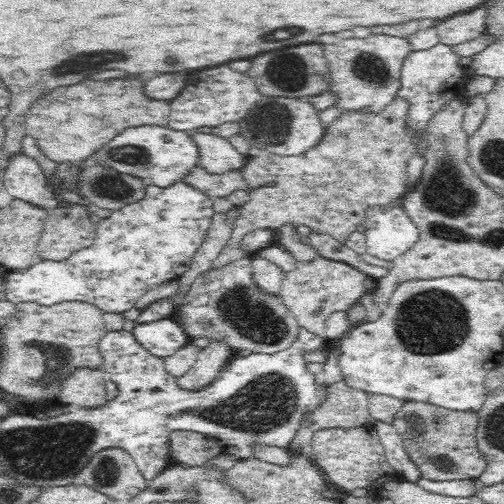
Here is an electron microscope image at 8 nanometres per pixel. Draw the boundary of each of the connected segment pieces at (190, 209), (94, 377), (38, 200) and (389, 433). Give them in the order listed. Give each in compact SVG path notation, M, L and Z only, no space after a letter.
M174 182L164 188L146 184L144 196L139 201L113 210L109 218L96 225L94 242L88 245L88 248L71 252L63 261L37 259L30 268L21 271L9 270L2 280L4 294L12 303L34 301L50 306L64 302L84 302L99 308L100 312L120 314L130 310L146 290L181 276L210 226L210 218L214 212L208 196L183 182Z
M76 372L61 384L58 400L70 409L100 408L108 402L106 397L107 376L100 372Z
M22 150L5 155L5 167L2 171L1 186L14 199L30 201L44 208L54 208L58 198L43 186L42 170L38 162L26 156Z
M376 422L371 426L376 429L381 446L384 447L386 460L392 466L394 472L405 478L406 481L416 481L419 477L417 468L407 459L407 454L403 449L403 440L396 434L394 424L382 424Z

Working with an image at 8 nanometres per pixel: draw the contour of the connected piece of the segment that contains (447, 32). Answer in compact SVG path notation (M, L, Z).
M462 12L436 24L439 42L448 46L478 38L484 30L485 12Z

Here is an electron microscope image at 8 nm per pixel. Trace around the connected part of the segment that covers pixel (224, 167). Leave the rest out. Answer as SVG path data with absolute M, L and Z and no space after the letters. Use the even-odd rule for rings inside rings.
M196 129L187 131L187 135L198 151L197 162L208 172L236 171L244 164L246 156L238 153L228 139Z

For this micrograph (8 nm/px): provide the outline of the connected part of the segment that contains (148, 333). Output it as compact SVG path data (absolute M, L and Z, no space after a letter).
M172 318L147 323L136 322L131 334L139 345L156 360L163 361L177 350L190 344L190 340Z

